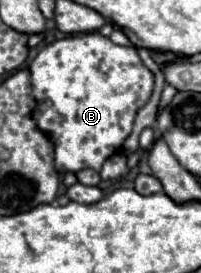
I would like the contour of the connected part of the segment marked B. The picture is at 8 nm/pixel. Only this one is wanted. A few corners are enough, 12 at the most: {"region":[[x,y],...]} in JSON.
{"region":[[99,32],[29,64],[57,172],[101,170],[153,92]]}

